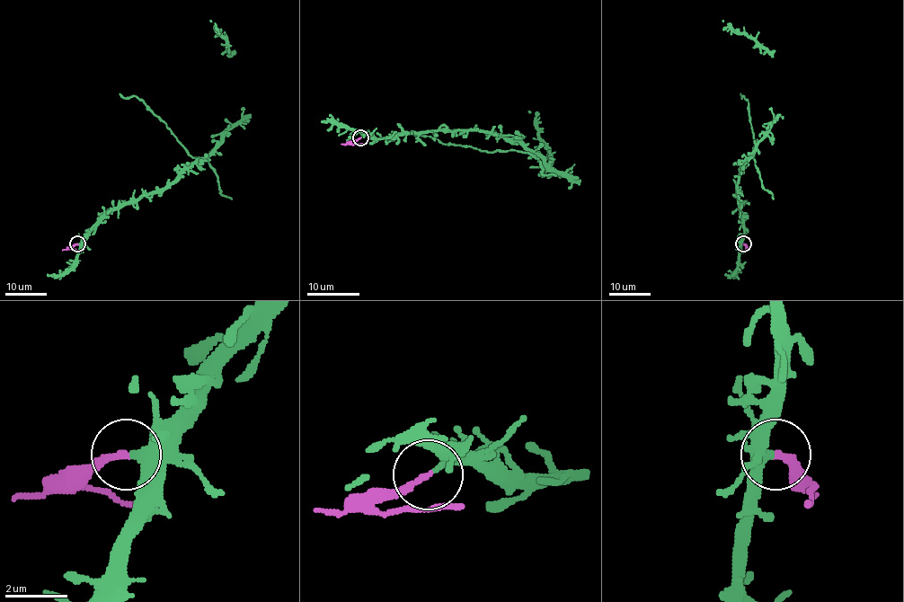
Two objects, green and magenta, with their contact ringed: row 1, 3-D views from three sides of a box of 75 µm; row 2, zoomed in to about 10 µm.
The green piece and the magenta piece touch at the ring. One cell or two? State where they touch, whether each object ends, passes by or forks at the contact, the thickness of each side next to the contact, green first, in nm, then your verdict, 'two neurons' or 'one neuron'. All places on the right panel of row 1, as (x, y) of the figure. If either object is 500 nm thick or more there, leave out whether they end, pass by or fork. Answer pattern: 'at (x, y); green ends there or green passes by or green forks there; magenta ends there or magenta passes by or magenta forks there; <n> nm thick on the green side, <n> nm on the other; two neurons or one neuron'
at (743, 243); green ends there; magenta ends there; 360 nm thick on the green side, 200 nm on the other; two neurons

